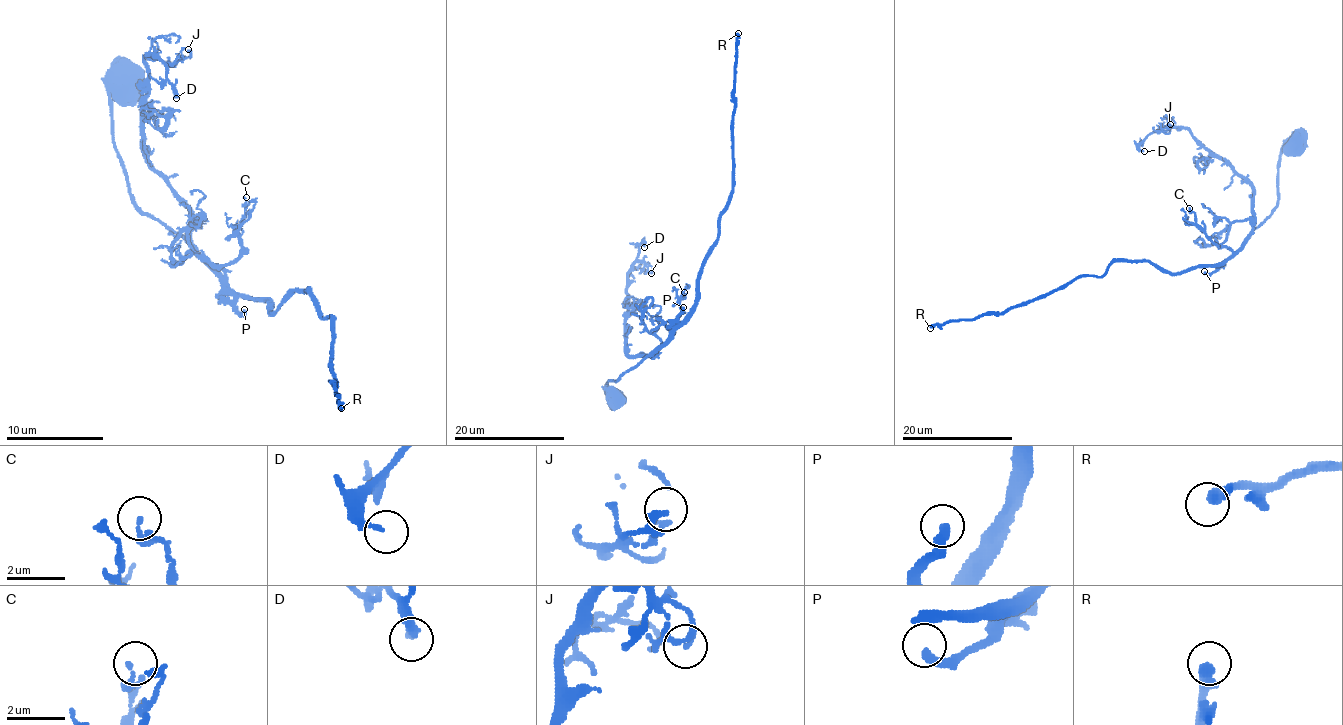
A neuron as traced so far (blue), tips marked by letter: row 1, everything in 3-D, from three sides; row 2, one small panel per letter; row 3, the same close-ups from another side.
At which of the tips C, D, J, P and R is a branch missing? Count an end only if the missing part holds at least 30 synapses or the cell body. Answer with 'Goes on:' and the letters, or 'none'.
Goes on: P, R

